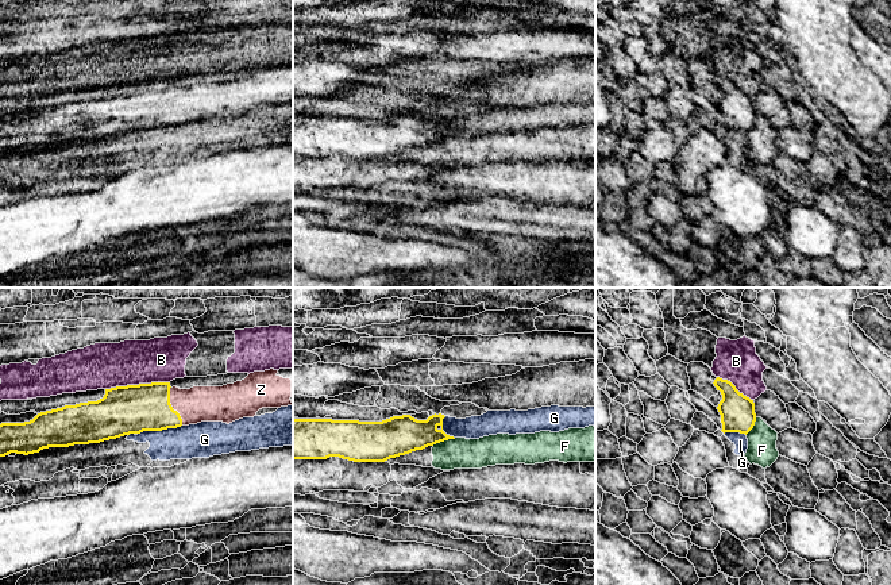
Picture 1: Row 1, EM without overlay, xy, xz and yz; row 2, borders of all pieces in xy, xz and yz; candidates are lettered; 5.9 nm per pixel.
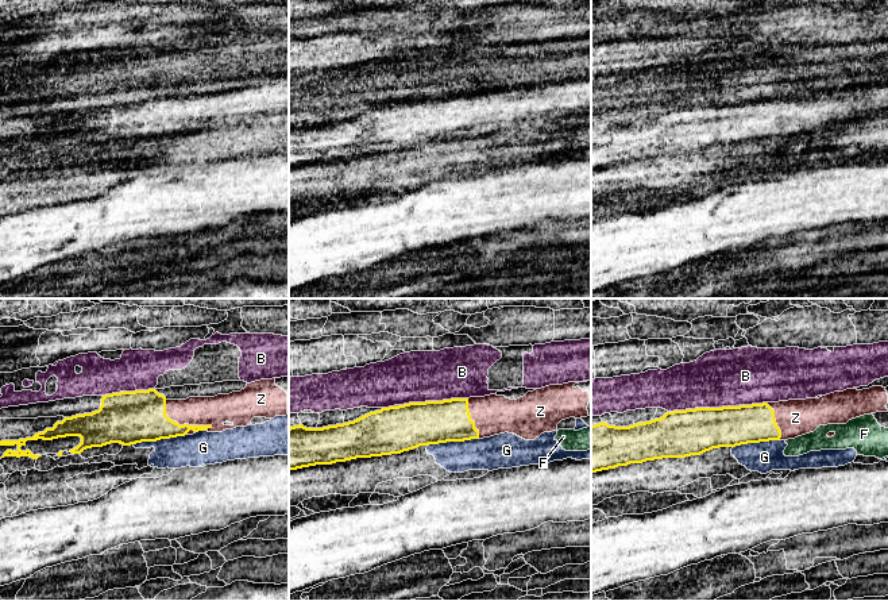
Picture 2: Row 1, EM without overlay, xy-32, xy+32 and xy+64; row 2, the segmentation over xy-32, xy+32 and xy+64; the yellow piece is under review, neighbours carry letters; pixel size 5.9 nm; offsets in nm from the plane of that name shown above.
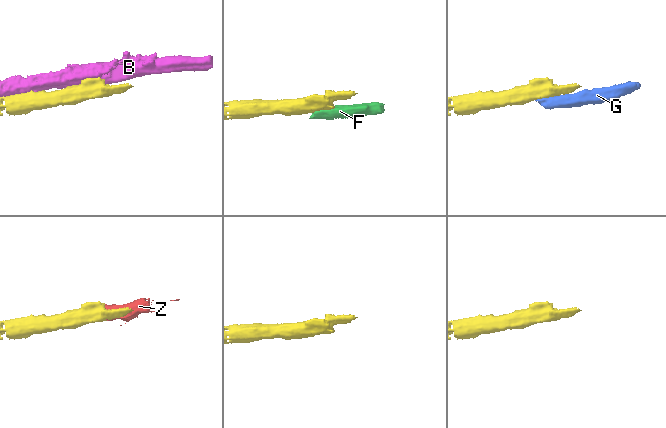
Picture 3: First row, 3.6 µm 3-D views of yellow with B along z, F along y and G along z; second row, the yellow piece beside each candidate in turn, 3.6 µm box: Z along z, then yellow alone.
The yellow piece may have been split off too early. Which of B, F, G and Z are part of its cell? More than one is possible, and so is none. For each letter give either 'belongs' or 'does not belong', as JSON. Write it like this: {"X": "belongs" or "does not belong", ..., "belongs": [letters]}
{"B": "does not belong", "F": "does not belong", "G": "does not belong", "Z": "belongs", "belongs": ["Z"]}

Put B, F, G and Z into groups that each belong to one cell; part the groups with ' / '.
B / F / G / Z

